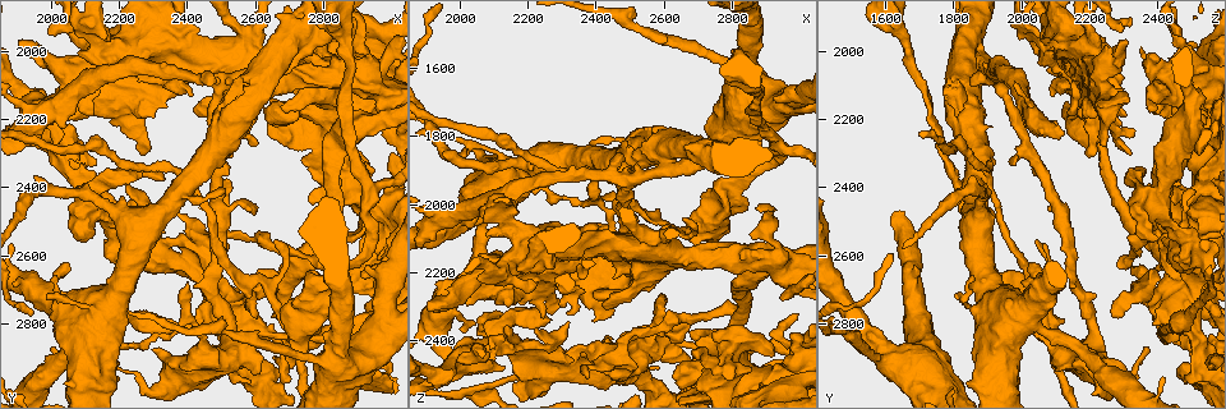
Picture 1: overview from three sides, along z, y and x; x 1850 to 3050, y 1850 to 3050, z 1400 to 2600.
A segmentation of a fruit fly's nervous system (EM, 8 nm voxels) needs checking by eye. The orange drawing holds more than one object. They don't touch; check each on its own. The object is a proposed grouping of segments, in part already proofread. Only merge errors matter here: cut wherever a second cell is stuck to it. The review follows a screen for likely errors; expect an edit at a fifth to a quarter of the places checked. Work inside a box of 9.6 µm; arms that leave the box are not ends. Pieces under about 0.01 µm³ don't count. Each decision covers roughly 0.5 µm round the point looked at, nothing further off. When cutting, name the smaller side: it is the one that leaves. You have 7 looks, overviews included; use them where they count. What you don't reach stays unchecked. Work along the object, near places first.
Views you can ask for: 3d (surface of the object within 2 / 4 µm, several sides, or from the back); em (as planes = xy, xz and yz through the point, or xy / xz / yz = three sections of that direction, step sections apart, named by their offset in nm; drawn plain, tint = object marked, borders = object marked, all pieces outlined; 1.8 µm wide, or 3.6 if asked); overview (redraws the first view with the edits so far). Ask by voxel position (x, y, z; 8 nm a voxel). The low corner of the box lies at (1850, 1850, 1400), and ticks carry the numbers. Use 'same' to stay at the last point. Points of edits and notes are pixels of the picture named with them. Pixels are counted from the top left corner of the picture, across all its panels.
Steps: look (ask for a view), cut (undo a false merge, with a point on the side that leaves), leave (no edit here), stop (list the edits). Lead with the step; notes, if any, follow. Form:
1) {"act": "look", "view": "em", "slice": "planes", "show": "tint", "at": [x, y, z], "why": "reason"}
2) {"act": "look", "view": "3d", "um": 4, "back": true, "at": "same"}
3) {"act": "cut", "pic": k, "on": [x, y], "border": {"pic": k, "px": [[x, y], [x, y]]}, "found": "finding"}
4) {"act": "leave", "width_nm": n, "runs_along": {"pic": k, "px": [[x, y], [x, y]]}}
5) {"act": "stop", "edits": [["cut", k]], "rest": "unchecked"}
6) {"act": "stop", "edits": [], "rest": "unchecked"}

{"act": "look", "view": "3d", "um": 4, "back": true, "at": [2280, 2120, 2200], "why": "sharp bend"}

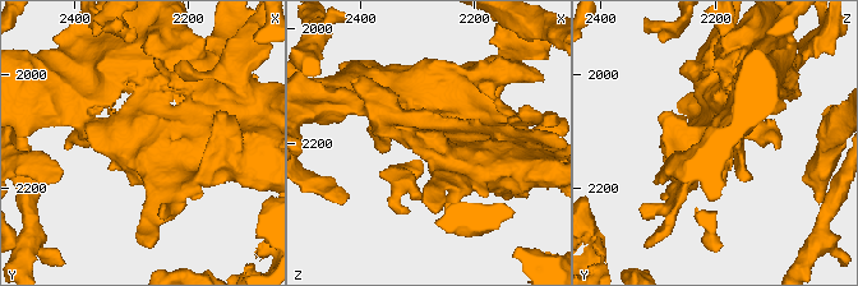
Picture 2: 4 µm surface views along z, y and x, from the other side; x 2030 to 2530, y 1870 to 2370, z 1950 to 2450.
{"act": "look", "view": "em", "slice": "yz", "step": 8, "show": "tint", "at": [2270, 2130, 2200], "why": "now the EM"}

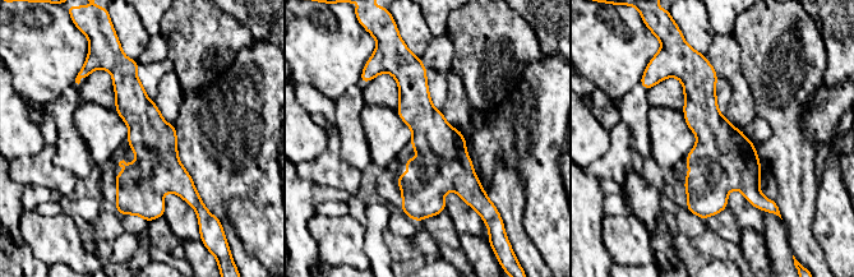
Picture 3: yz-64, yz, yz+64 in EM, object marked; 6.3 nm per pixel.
{"act": "leave", "width_nm": 280, "runs_along": {"pic": 3, "px": [[414, 61], [426, 123], [421, 213]]}, "found": "continuous, no second cell"}

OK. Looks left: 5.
{"act": "look", "view": "em", "um": 3.6, "slice": "planes", "show": "tint", "at": [2040, 2290, 2480], "why": "narrows sharply"}

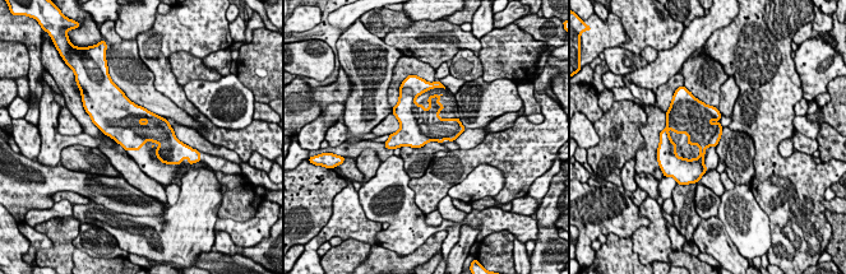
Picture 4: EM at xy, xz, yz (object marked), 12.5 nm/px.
{"act": "leave", "found": "one cell here"}

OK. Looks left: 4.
{"act": "look", "view": "3d", "um": 4, "at": [2820, 2090, 2400], "why": "thick turns thin"}

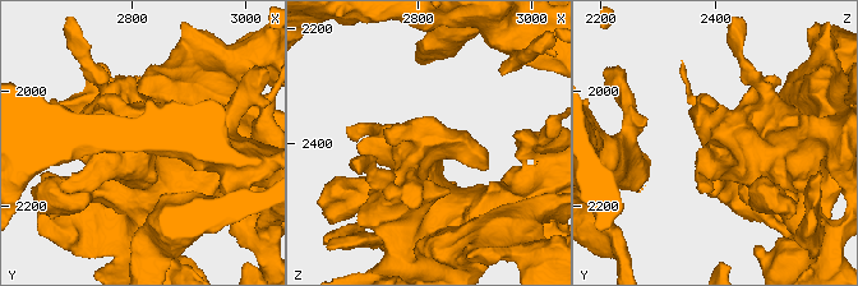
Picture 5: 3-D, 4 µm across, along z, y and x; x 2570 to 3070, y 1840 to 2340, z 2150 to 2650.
{"act": "look", "view": "em", "um": 3.6, "slice": "yz", "step": 4, "show": "tint", "at": [2815, 2075, 2405]}

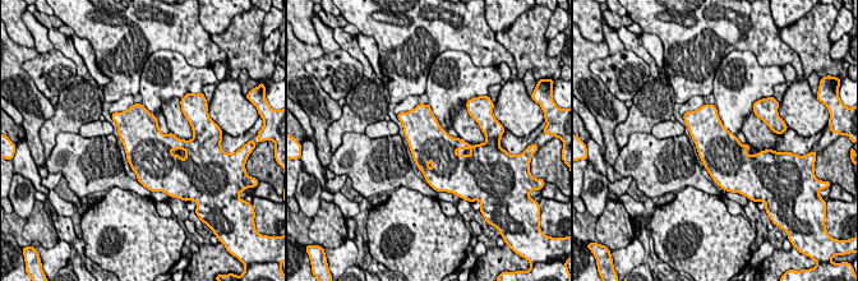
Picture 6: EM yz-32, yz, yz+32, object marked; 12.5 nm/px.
{"act": "leave", "found": "continuous, no second cell"}

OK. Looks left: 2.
{"act": "stop", "edits": [], "rest": "unchecked"}

